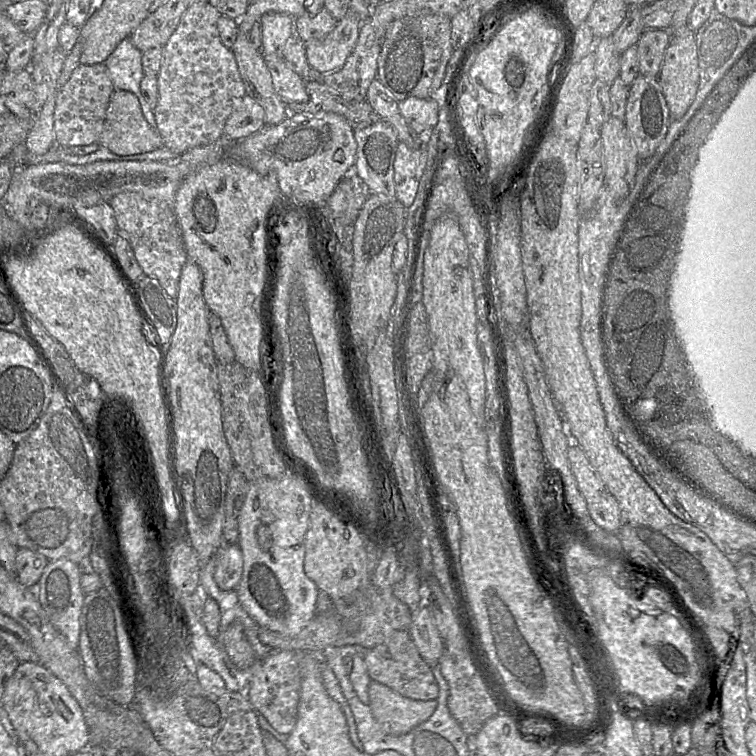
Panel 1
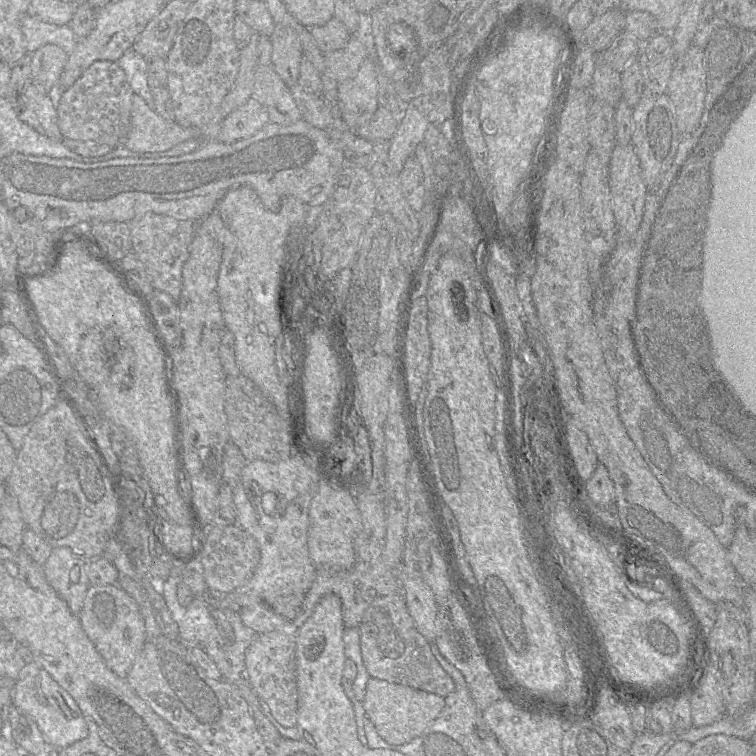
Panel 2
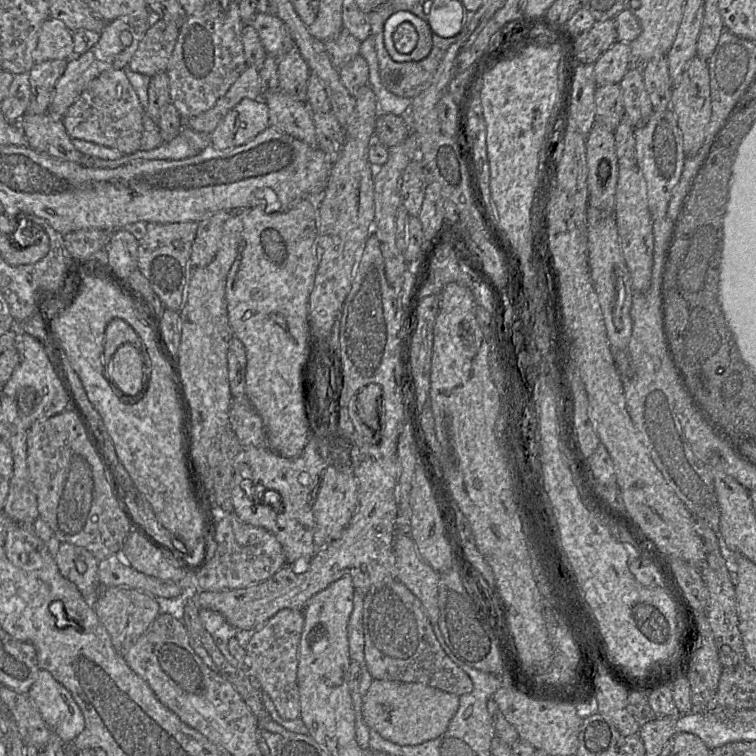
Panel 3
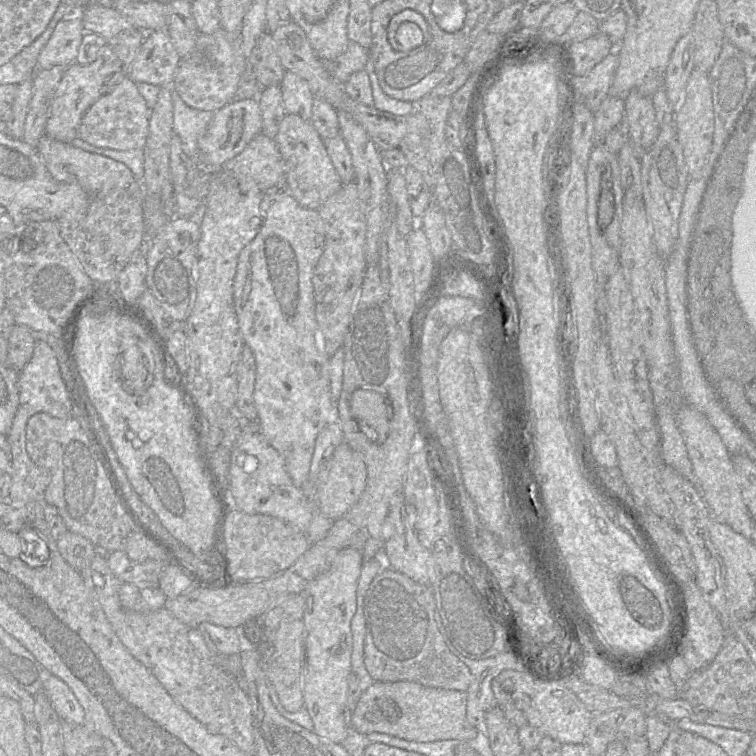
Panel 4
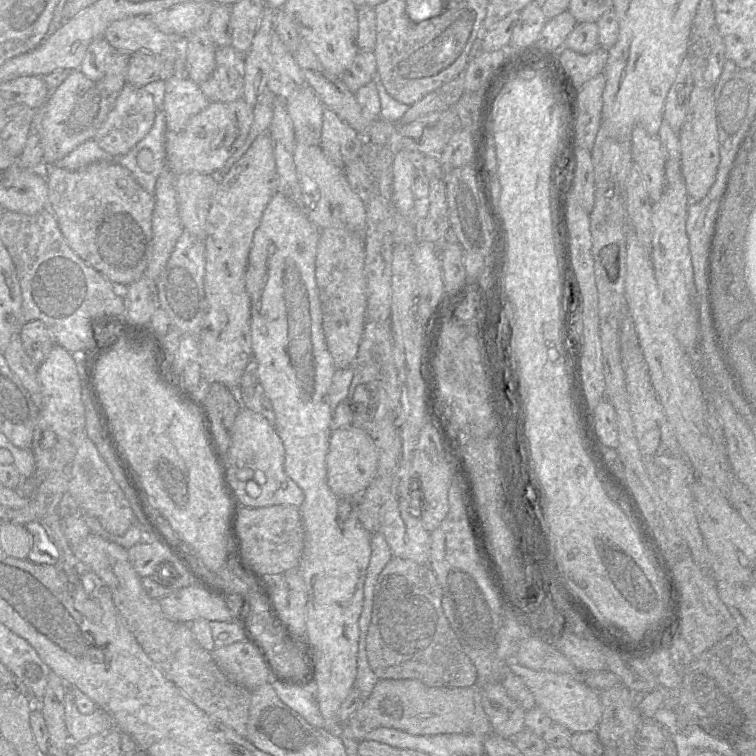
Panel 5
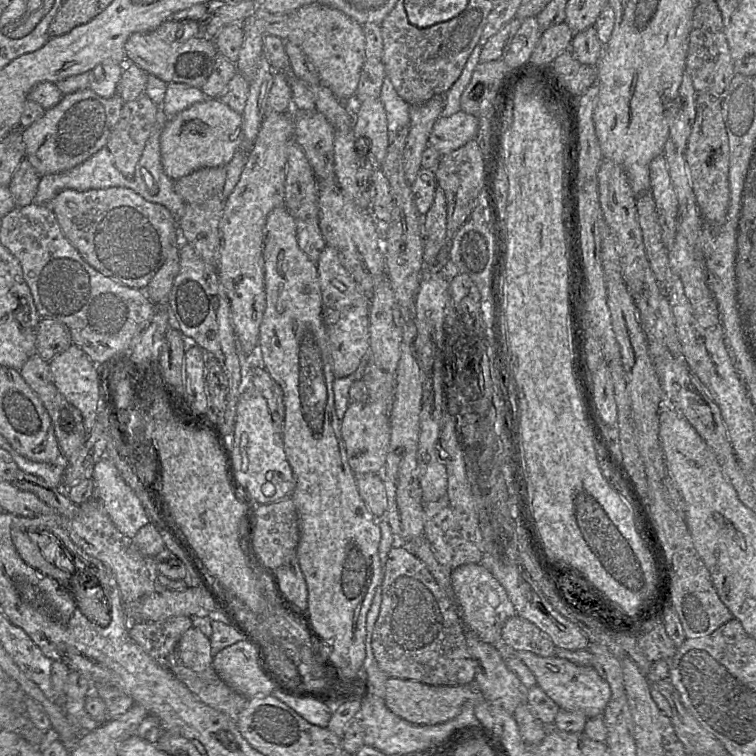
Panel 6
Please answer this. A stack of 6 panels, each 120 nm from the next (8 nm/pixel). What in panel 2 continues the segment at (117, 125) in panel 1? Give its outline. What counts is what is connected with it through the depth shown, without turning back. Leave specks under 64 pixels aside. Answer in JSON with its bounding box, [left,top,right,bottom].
[124,94,200,153]

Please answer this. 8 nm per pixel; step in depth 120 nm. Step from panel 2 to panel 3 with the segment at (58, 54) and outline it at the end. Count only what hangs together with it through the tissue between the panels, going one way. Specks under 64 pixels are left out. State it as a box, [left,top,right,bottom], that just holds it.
[26,60,67,114]

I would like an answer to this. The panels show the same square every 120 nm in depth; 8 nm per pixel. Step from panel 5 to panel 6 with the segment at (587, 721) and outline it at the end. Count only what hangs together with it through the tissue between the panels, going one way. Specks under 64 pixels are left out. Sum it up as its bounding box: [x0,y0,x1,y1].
[516,650,611,718]

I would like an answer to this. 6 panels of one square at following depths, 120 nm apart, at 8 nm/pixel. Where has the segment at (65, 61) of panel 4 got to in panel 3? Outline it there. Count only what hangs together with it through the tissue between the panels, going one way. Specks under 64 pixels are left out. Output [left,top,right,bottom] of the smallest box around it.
[33,20,75,64]

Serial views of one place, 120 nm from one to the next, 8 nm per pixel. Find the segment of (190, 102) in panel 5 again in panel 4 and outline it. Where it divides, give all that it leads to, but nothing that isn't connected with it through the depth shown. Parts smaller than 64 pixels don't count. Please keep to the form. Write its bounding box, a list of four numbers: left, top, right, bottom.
[171,88,214,159]

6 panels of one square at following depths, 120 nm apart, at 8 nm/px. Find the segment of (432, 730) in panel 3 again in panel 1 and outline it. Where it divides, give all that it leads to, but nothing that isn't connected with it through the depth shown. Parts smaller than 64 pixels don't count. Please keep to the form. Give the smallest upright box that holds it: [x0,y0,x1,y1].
[368,681,437,734]

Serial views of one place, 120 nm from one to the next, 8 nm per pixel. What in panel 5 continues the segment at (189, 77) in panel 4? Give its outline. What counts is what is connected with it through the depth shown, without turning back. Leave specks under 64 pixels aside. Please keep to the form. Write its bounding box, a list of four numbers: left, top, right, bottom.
[199,46,244,102]

